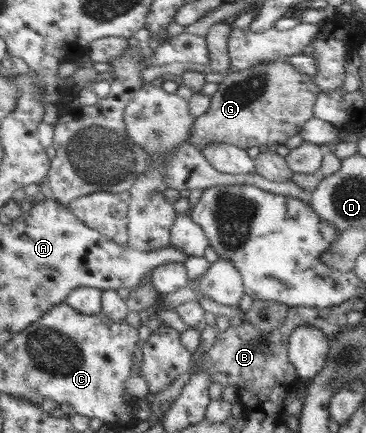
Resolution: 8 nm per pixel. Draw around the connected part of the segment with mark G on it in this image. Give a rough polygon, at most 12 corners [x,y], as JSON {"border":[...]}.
{"border":[[287,61],[217,83],[188,143],[282,145],[320,92]]}

